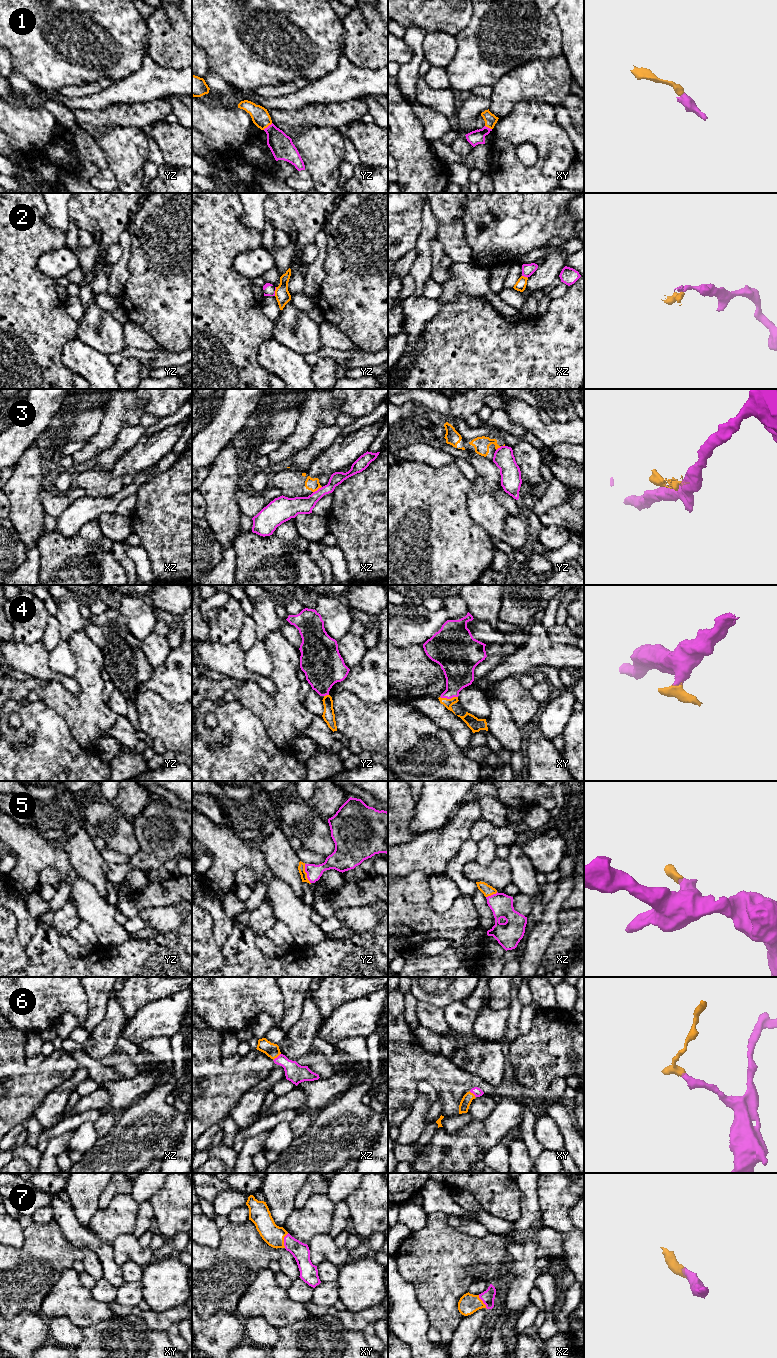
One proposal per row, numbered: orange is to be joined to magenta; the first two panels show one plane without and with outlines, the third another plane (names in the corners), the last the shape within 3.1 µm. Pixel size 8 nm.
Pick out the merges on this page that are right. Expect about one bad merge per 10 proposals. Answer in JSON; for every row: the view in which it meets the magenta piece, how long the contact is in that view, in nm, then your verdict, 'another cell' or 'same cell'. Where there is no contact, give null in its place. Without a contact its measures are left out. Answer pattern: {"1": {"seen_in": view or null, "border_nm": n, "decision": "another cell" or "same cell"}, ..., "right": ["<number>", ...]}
{"1": {"seen_in": "yz", "border_nm": 90, "decision": "same cell"}, "2": {"seen_in": "xz", "border_nm": 50, "decision": "another cell"}, "3": {"seen_in": "xz", "border_nm": 90, "decision": "another cell"}, "4": {"seen_in": "xy", "border_nm": 140, "decision": "same cell"}, "5": {"seen_in": "yz", "border_nm": 170, "decision": "same cell"}, "6": {"seen_in": "xz", "border_nm": 90, "decision": "same cell"}, "7": {"seen_in": "xy", "border_nm": 120, "decision": "same cell"}, "right": ["1", "4", "5", "6", "7"]}

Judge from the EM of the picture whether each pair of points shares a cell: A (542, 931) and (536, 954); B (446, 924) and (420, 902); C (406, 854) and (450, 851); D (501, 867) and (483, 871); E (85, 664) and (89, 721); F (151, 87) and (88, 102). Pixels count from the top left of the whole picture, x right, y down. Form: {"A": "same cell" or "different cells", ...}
{"A": "same cell", "B": "same cell", "C": "same cell", "D": "same cell", "E": "same cell", "F": "same cell"}

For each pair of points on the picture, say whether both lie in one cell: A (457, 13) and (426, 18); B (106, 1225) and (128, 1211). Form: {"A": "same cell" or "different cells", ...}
{"A": "same cell", "B": "same cell"}

